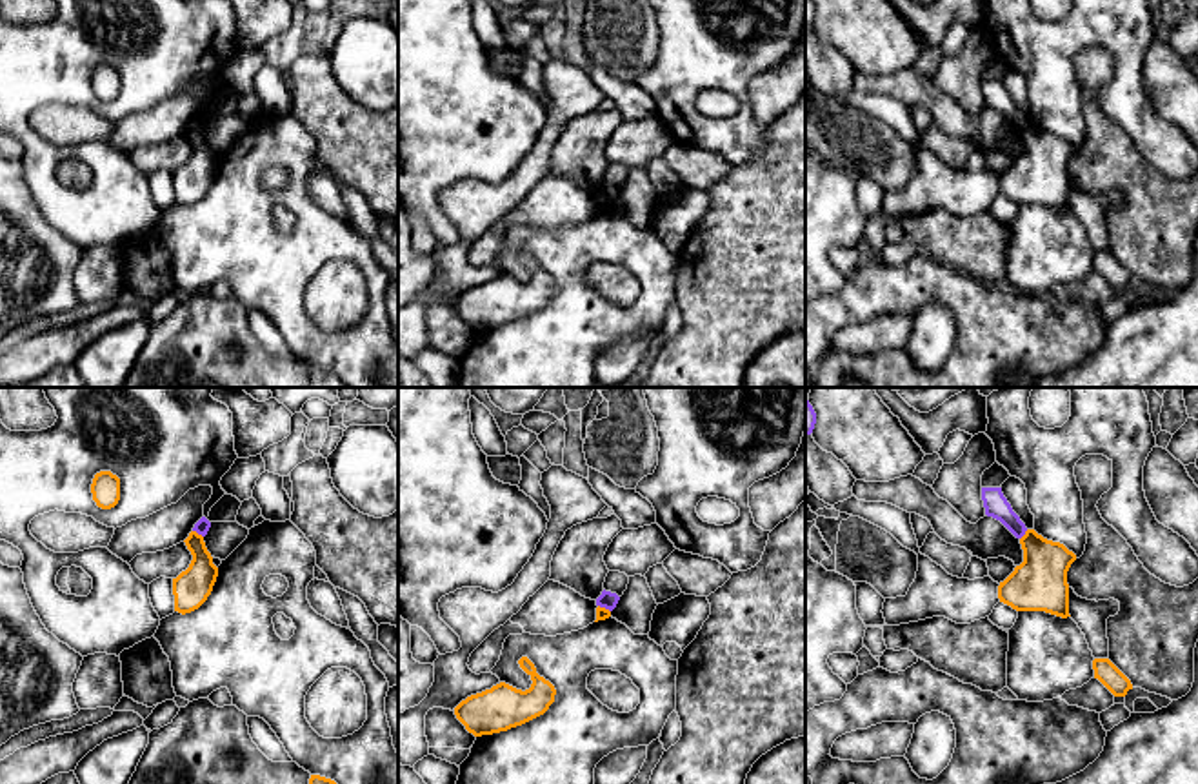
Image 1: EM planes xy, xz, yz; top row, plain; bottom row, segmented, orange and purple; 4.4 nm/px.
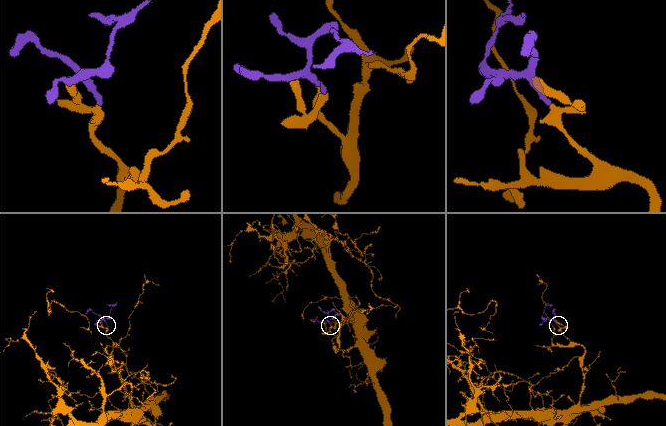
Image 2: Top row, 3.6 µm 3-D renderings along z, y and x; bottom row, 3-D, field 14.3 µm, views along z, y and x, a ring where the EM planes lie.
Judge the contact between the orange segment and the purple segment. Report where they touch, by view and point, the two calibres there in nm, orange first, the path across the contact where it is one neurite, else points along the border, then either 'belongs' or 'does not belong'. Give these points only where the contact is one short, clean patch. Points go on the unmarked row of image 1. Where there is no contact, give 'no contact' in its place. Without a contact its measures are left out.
contact xy (197, 126); calibres 160 and 70 nm; border xy (193, 122), (202, 130); does not belong

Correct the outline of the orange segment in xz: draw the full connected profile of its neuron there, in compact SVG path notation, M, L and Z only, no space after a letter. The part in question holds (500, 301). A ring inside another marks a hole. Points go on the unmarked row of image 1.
M522 249L518 256L533 273L529 282L522 284L500 275L491 282L467 289L454 300L456 311L474 329L522 318L544 307L554 295L554 278L536 266L534 256L527 249Z

